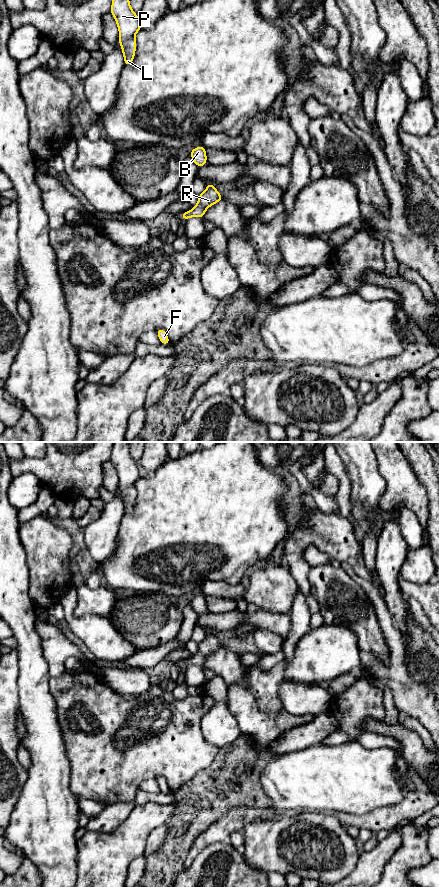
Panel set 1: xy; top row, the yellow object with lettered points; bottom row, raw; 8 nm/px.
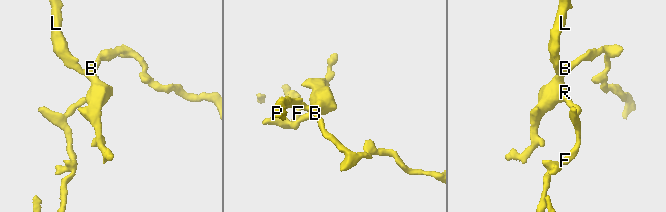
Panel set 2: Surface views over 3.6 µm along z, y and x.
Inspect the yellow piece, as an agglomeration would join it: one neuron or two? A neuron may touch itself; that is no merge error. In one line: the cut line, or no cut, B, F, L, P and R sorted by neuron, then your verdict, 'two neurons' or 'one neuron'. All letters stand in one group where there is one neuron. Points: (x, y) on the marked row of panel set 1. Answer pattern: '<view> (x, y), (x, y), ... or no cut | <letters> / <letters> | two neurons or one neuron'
no cut | B F L P R | one neuron

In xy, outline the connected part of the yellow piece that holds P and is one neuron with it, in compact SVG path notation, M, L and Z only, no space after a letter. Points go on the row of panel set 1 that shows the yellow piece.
M113 0L110 13L118 26L118 41L122 48L124 66L129 66L133 63L137 48L135 35L143 25L132 10L129 0Z

